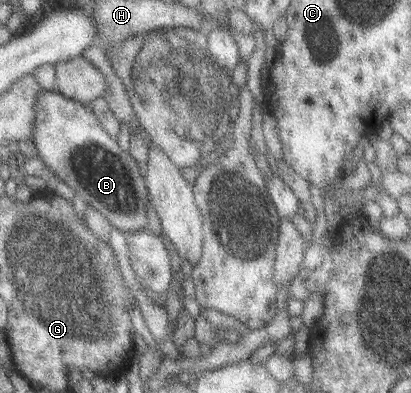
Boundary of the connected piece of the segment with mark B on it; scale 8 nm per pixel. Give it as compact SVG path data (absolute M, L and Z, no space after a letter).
M41 90L35 98L34 119L30 140L52 177L68 185L121 233L148 229L145 210L149 197L141 176L143 168L139 168L142 165L105 133L89 107L55 91Z

